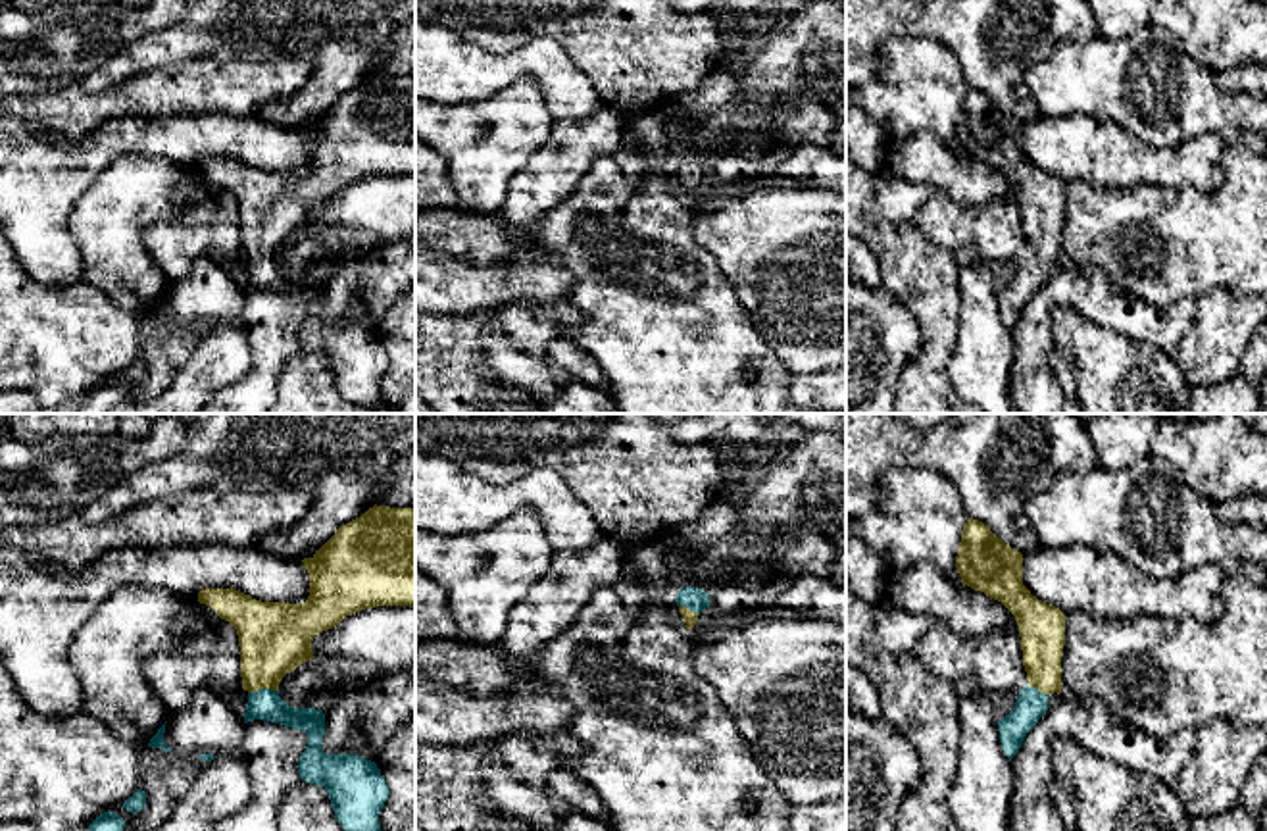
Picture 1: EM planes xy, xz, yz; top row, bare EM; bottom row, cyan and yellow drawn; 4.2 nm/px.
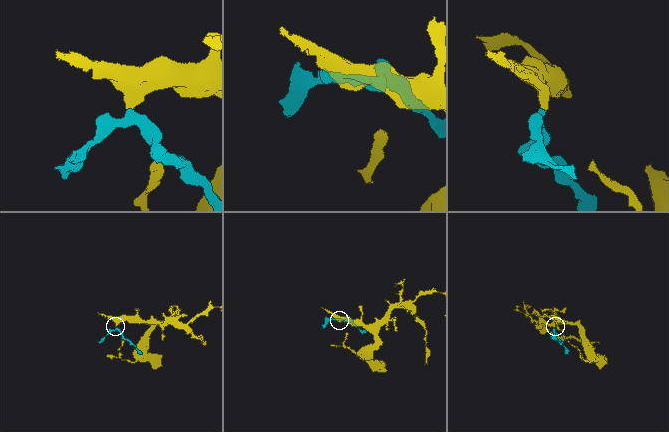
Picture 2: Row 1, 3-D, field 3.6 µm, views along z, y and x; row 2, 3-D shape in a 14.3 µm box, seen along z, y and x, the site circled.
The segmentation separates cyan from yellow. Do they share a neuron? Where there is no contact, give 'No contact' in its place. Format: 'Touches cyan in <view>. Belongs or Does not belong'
Touches cyan in xy. Belongs

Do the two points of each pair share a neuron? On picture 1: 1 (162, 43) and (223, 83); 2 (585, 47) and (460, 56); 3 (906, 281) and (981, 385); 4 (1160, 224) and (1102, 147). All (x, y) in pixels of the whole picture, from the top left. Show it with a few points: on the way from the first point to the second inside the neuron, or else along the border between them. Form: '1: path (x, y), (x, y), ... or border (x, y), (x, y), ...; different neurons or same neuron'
1: border (235, 60), (185, 60), (145, 72); different neurons
2: border (456, 31), (498, 54), (539, 37); different neurons
3: border (960, 302), (958, 337), (946, 370), (956, 391); different neurons
4: border (1089, 181), (1117, 187), (1179, 187); different neurons

